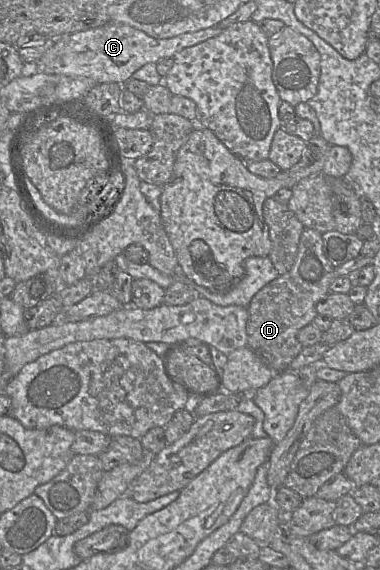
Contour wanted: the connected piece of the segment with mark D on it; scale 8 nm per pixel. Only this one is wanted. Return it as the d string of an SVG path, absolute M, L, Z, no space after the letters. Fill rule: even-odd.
M304 228L291 269L252 297L247 307L247 347L259 355L275 374L289 371L290 364L300 354L303 347L298 332L316 317L316 305L331 293L330 285L334 279L334 267L323 252L322 234Z

